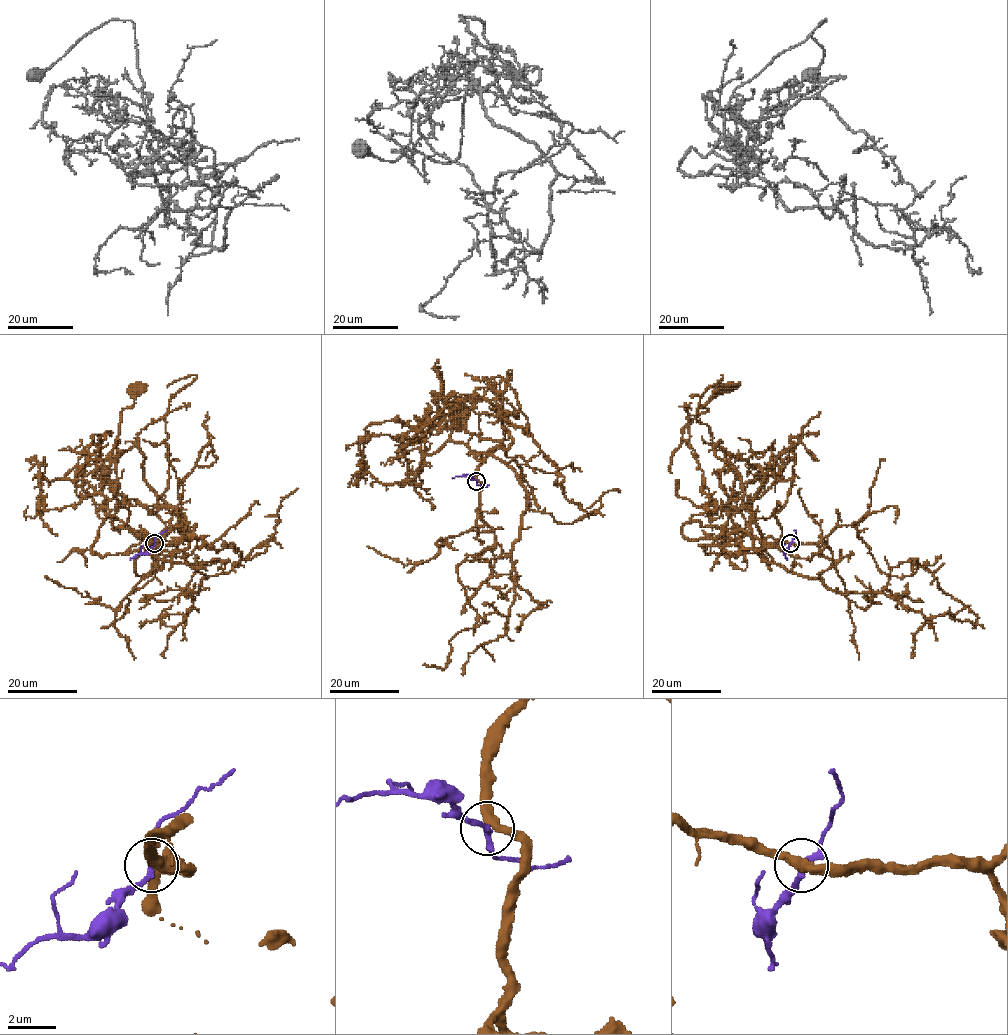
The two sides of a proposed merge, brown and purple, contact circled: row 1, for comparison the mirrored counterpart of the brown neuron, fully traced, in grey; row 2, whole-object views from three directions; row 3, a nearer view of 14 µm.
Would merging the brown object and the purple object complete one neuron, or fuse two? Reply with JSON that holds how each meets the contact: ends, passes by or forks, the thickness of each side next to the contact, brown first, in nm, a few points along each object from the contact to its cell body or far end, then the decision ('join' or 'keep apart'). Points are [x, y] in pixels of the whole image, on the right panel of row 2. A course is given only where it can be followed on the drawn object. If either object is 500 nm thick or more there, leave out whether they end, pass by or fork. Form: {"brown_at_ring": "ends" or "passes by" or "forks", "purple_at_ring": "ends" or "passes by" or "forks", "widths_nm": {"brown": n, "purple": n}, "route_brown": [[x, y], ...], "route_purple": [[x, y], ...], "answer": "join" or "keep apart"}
{"brown_at_ring": "passes by", "purple_at_ring": "passes by", "widths_nm": {"brown": 360, "purple": 240}, "route_brown": [[790, 544], [771, 537], [759, 541], [732, 506], [695, 506], [676, 494], [669, 467], [682, 430], [724, 388]], "route_purple": [[790, 544], [785, 553], [786, 560]], "answer": "keep apart"}

